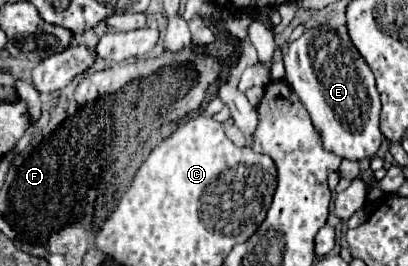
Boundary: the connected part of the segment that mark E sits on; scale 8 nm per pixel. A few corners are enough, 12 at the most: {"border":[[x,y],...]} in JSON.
{"border":[[329,26],[285,52],[327,150],[375,156],[375,76]]}

